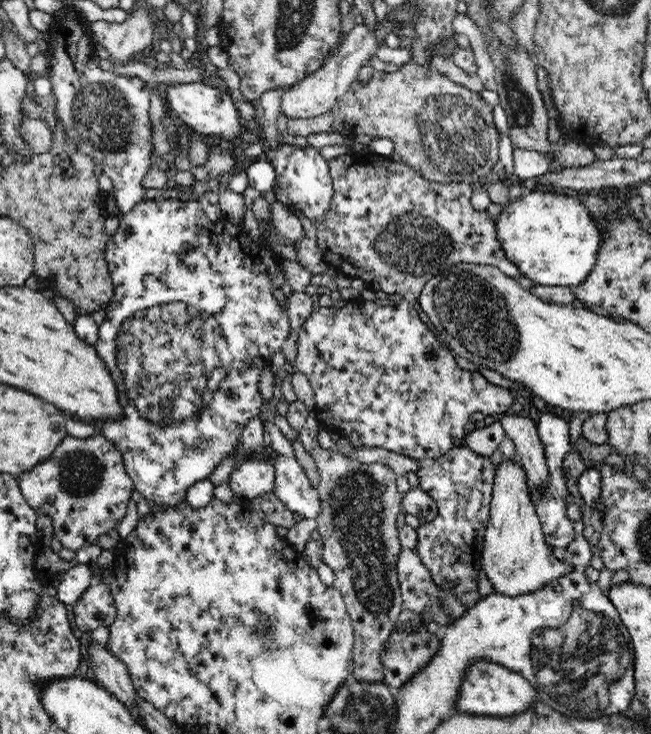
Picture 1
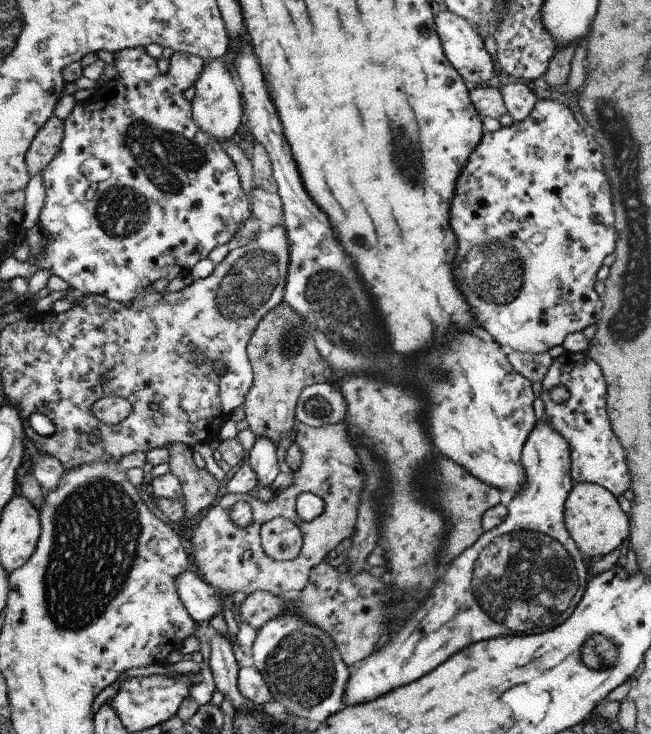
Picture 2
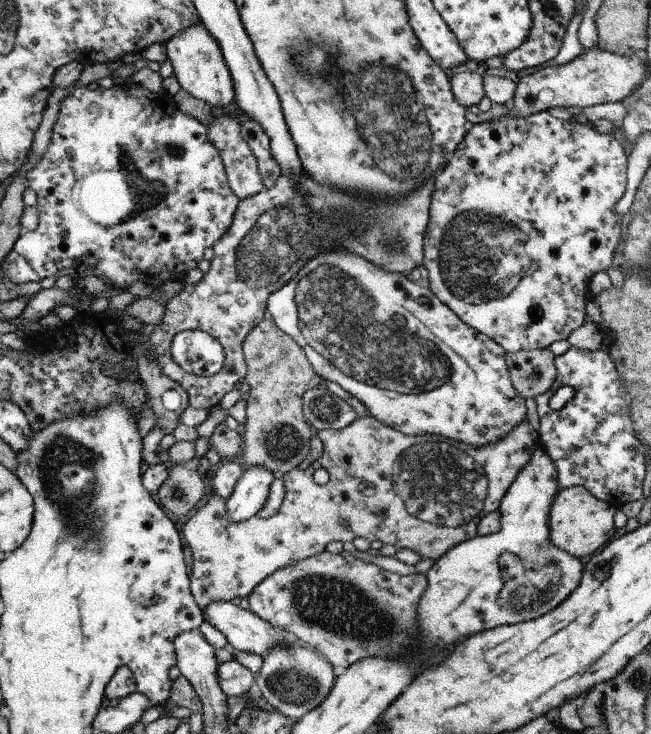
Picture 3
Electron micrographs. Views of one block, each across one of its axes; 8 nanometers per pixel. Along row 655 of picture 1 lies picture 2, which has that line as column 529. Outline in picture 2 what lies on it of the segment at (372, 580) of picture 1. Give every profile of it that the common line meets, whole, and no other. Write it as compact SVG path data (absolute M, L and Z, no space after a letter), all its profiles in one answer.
M513 351L507 354L510 366L533 383L541 383L552 366L553 358L549 352L542 354Z

